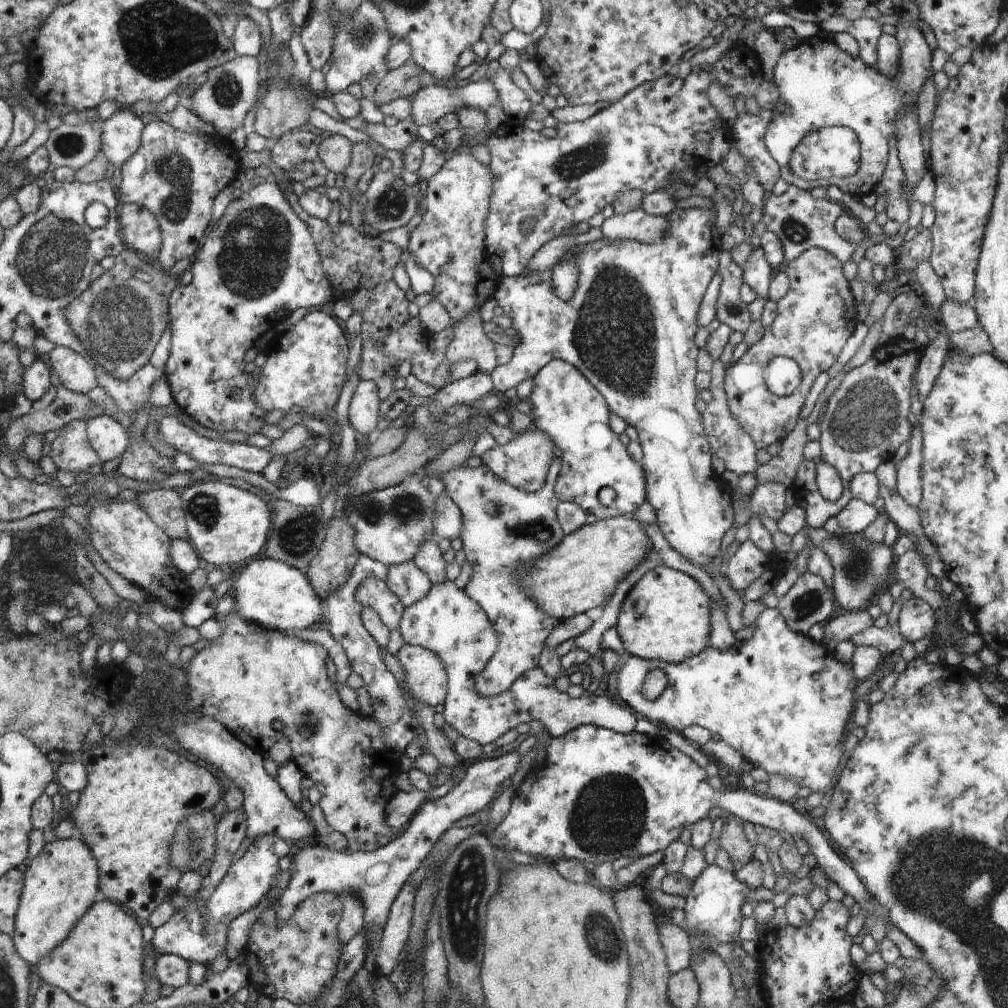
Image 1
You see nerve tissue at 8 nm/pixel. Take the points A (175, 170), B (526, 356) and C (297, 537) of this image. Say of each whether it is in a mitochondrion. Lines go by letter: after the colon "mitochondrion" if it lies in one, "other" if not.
A: mitochondrion
B: other
C: mitochondrion

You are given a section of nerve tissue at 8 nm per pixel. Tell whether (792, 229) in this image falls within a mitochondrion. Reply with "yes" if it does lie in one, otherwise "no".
yes

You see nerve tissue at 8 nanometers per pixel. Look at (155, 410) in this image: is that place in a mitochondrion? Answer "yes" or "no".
no

